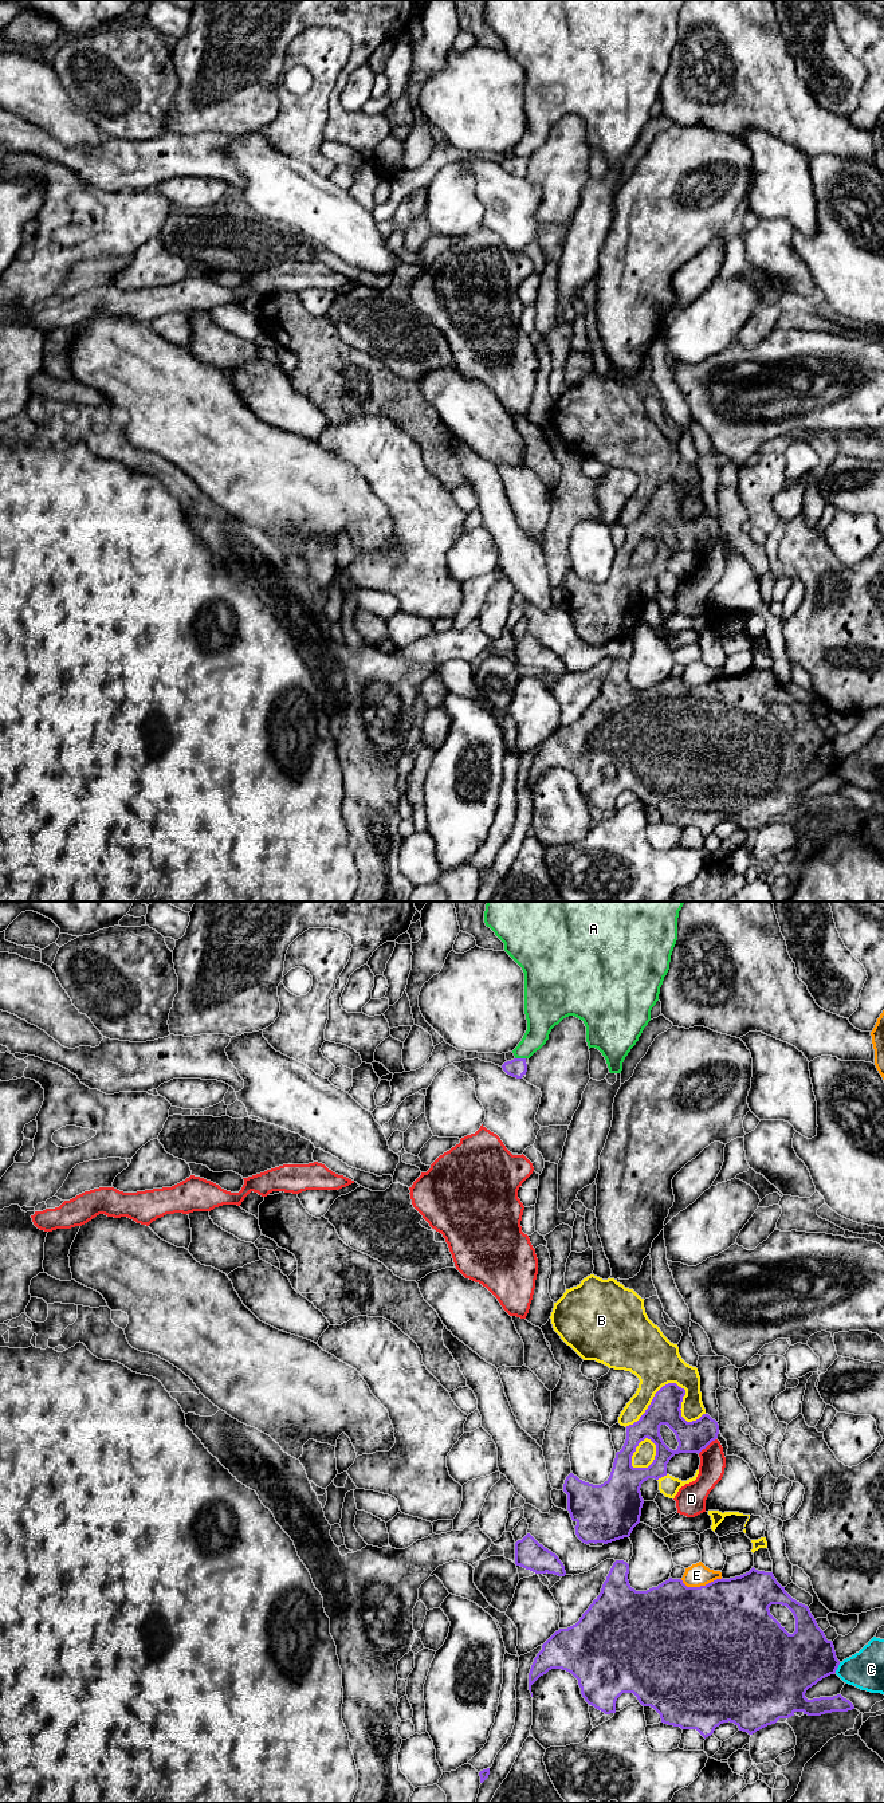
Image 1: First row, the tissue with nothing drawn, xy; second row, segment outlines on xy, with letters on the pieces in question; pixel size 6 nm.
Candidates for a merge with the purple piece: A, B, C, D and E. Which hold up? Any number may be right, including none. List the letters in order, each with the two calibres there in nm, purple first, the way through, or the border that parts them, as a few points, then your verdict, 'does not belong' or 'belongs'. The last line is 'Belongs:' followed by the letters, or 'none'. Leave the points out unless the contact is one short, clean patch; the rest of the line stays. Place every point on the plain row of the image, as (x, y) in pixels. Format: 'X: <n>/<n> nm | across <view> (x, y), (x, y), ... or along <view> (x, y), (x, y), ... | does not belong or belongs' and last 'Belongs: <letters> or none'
A: 110/160 nm | along xy (515, 156), (525, 157) | does not belong
B: 190/300 nm | does not belong
C: 340/220 nm | does not belong
D: 190/160 nm | does not belong
E: 500/140 nm | does not belong
Belongs: none

